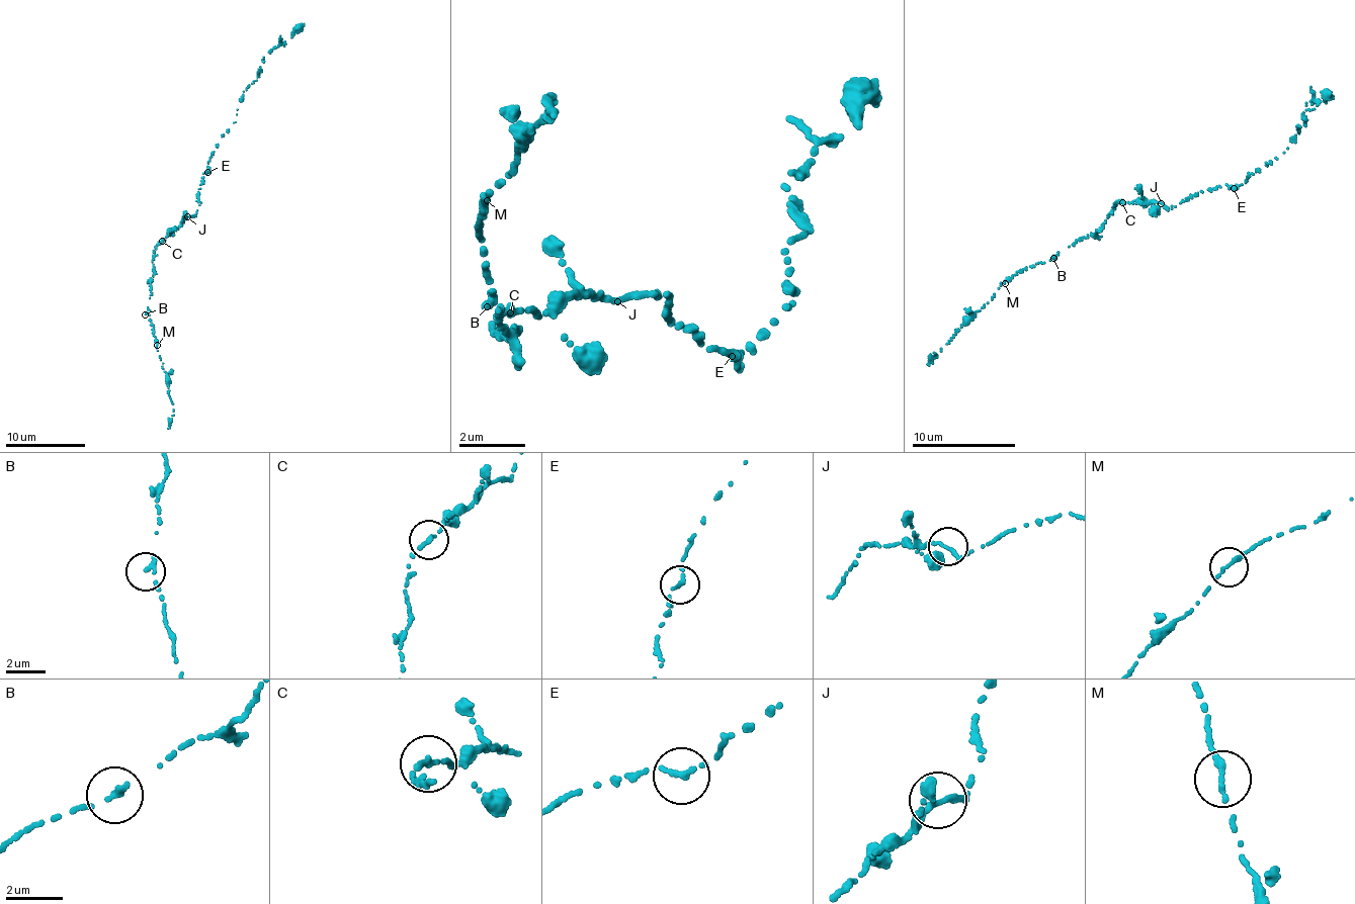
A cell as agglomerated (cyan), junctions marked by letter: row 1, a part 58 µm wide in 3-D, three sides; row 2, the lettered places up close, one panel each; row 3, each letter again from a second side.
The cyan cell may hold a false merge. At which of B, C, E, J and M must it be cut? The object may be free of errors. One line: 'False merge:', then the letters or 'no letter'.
False merge: no letter

